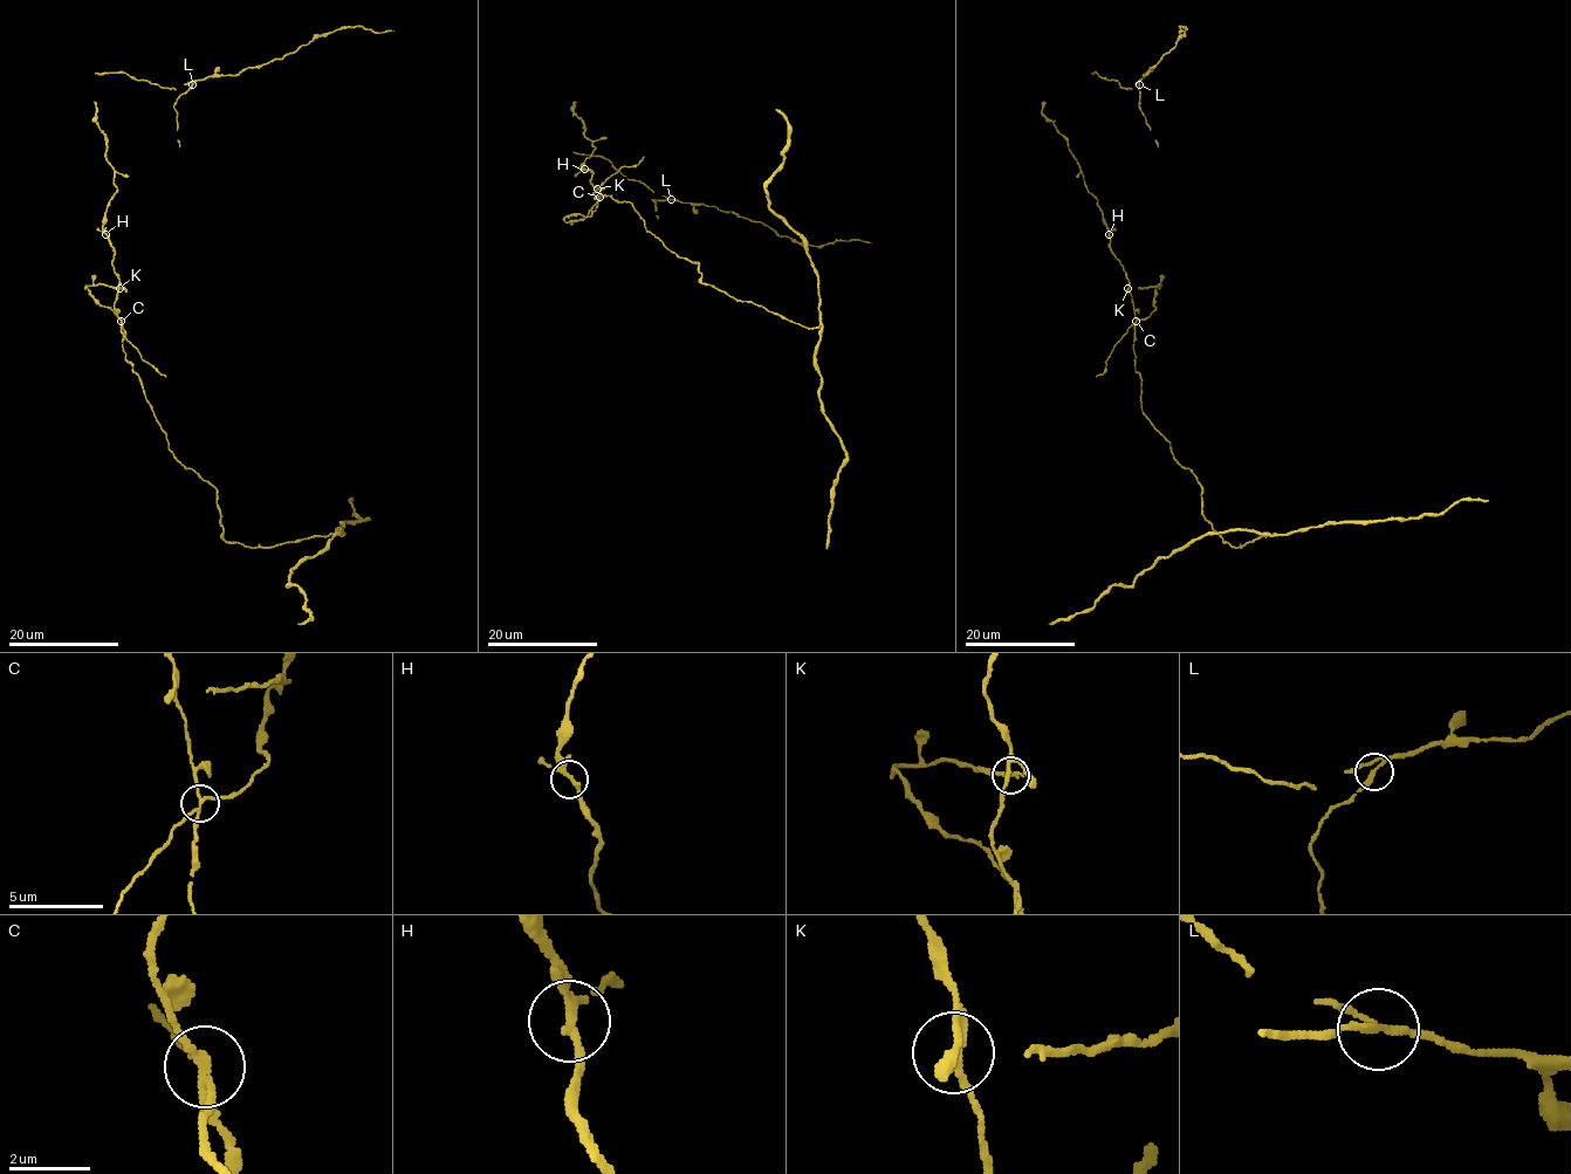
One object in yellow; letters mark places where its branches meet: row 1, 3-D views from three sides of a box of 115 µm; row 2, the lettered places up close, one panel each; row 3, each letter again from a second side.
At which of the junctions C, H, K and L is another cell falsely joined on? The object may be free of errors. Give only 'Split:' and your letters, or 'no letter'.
Split: C

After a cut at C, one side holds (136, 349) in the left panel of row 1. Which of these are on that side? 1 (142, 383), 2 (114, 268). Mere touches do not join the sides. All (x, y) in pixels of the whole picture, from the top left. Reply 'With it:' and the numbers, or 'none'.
With it: none

